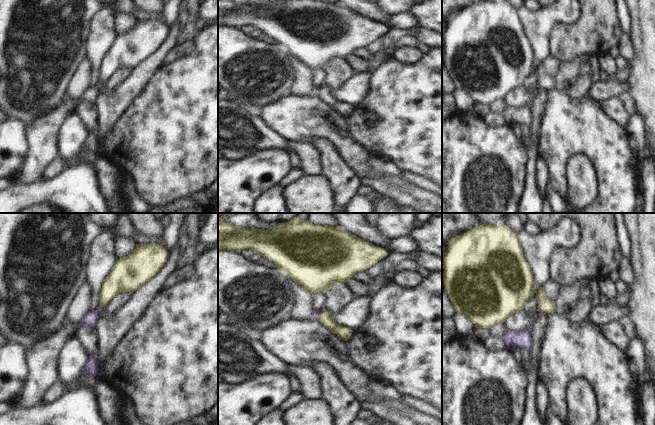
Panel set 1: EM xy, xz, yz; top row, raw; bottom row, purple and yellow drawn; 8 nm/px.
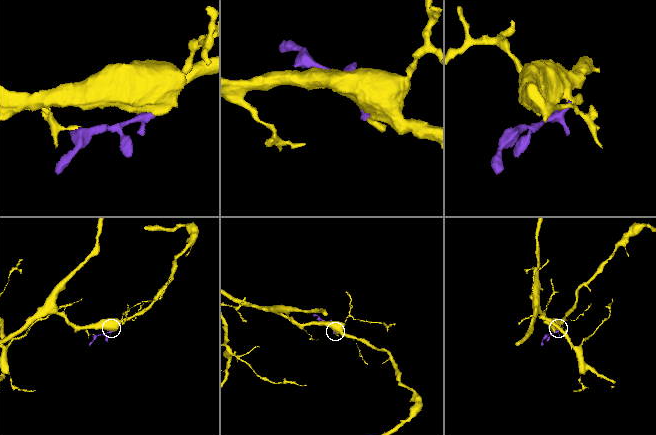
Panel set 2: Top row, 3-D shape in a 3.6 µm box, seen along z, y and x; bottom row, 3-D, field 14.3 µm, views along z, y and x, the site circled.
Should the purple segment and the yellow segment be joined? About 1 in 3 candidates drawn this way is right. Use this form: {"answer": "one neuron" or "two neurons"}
{"answer": "two neurons"}

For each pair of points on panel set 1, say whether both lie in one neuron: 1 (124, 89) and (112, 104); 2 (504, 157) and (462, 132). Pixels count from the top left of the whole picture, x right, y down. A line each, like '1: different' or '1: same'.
1: same
2: same

